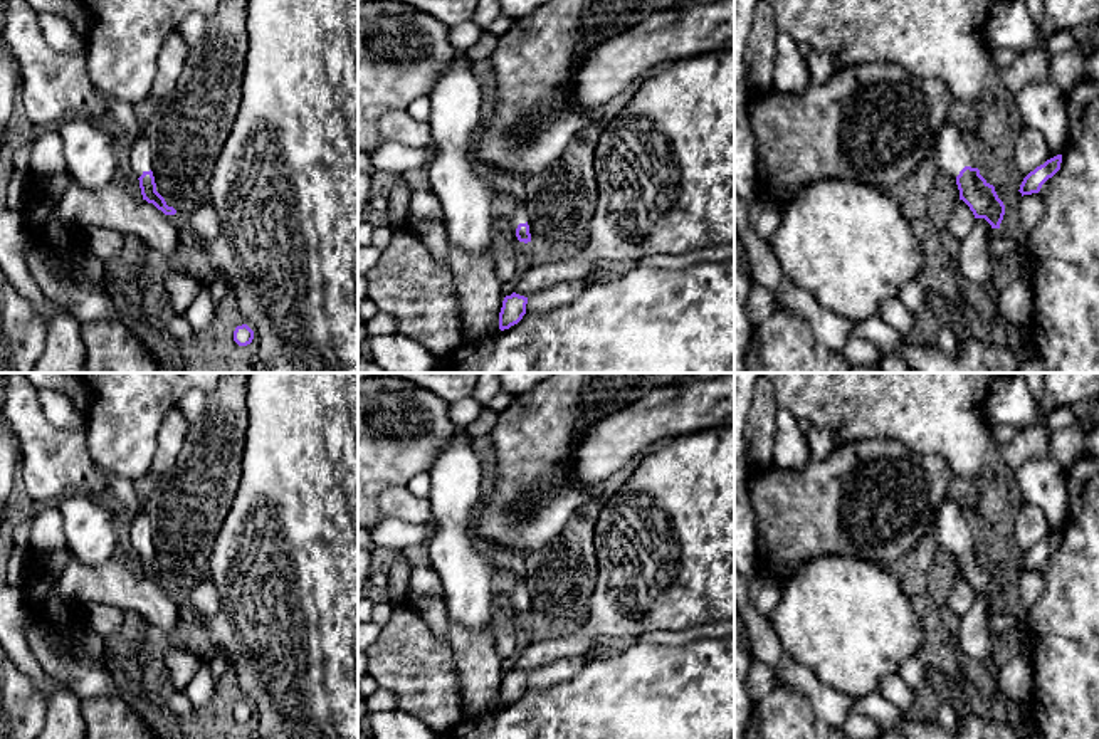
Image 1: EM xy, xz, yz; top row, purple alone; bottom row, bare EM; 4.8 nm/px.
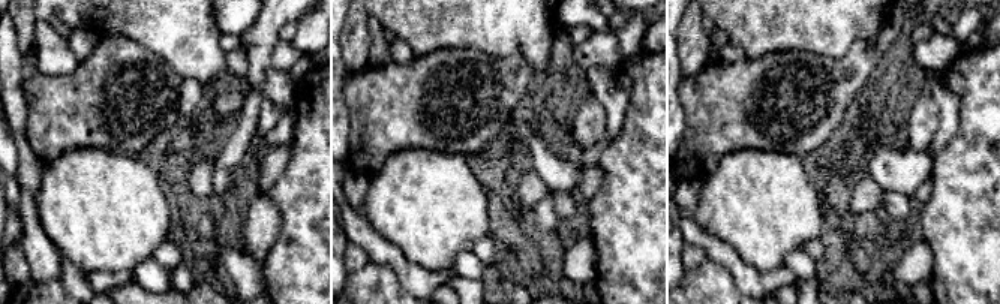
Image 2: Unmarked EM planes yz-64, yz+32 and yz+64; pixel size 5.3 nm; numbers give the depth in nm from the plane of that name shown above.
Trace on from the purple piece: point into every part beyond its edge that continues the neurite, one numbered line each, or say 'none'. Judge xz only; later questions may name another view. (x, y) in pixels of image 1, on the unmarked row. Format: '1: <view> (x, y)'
1: xz (520, 592)

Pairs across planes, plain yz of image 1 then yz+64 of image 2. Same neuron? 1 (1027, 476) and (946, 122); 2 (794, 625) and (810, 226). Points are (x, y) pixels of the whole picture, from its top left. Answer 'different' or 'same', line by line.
1: same
2: same

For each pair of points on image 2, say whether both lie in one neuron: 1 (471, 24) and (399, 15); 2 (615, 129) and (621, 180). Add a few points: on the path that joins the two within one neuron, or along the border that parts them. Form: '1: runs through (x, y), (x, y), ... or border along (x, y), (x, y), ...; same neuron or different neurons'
1: runs through (453, 15), (417, 15); same neuron
2: border along (628, 102), (624, 111), (624, 128), (612, 141); different neurons

